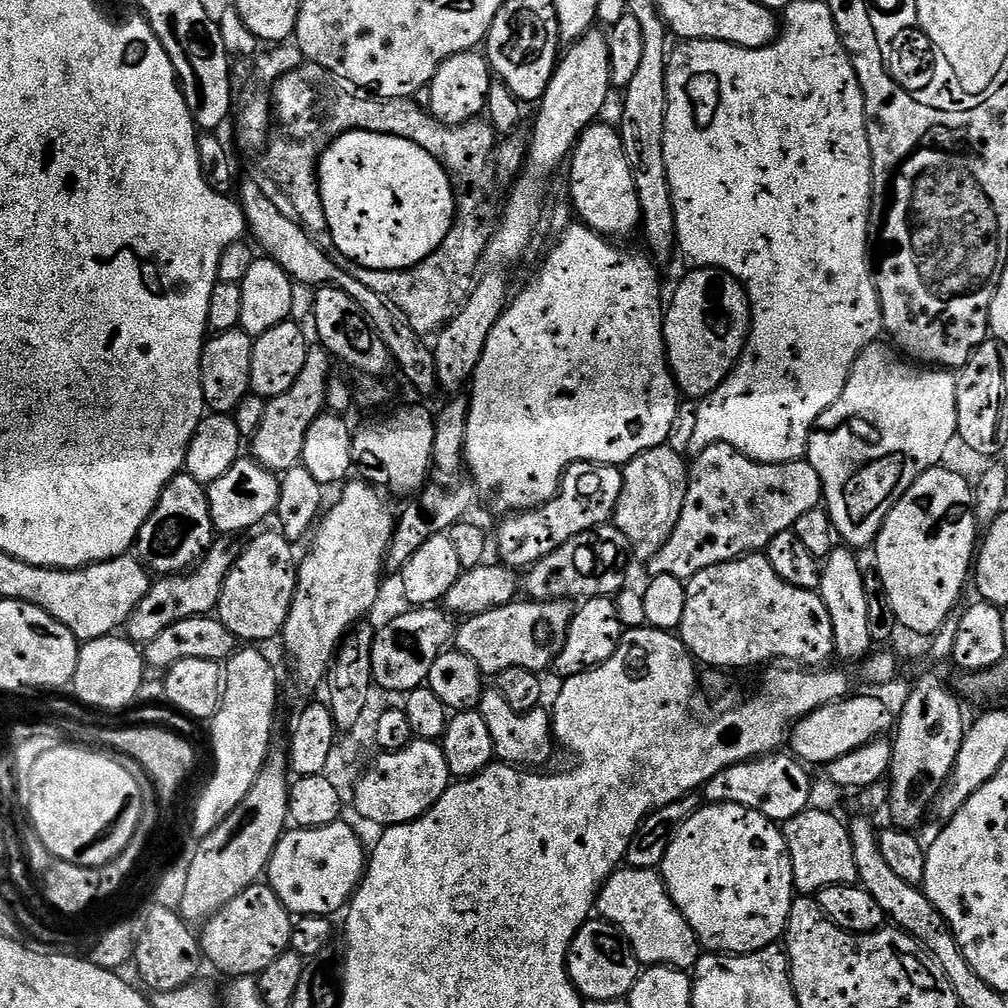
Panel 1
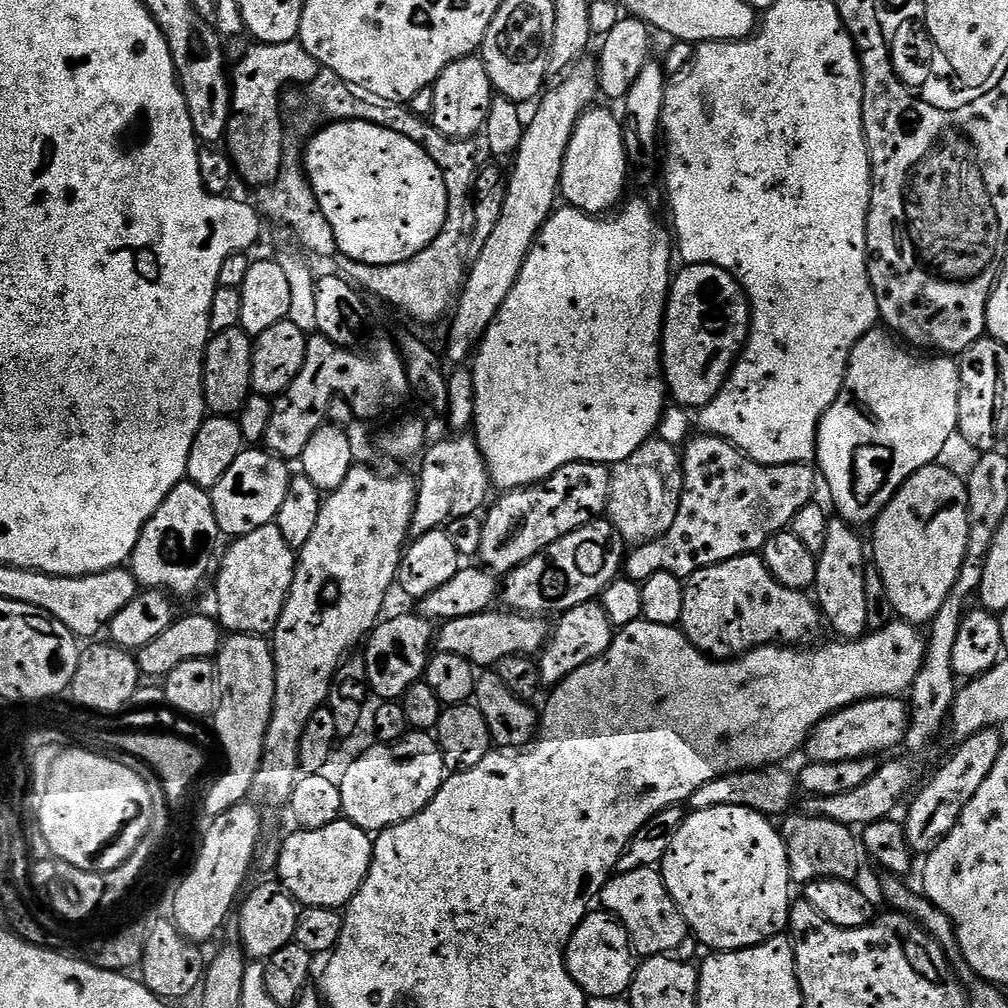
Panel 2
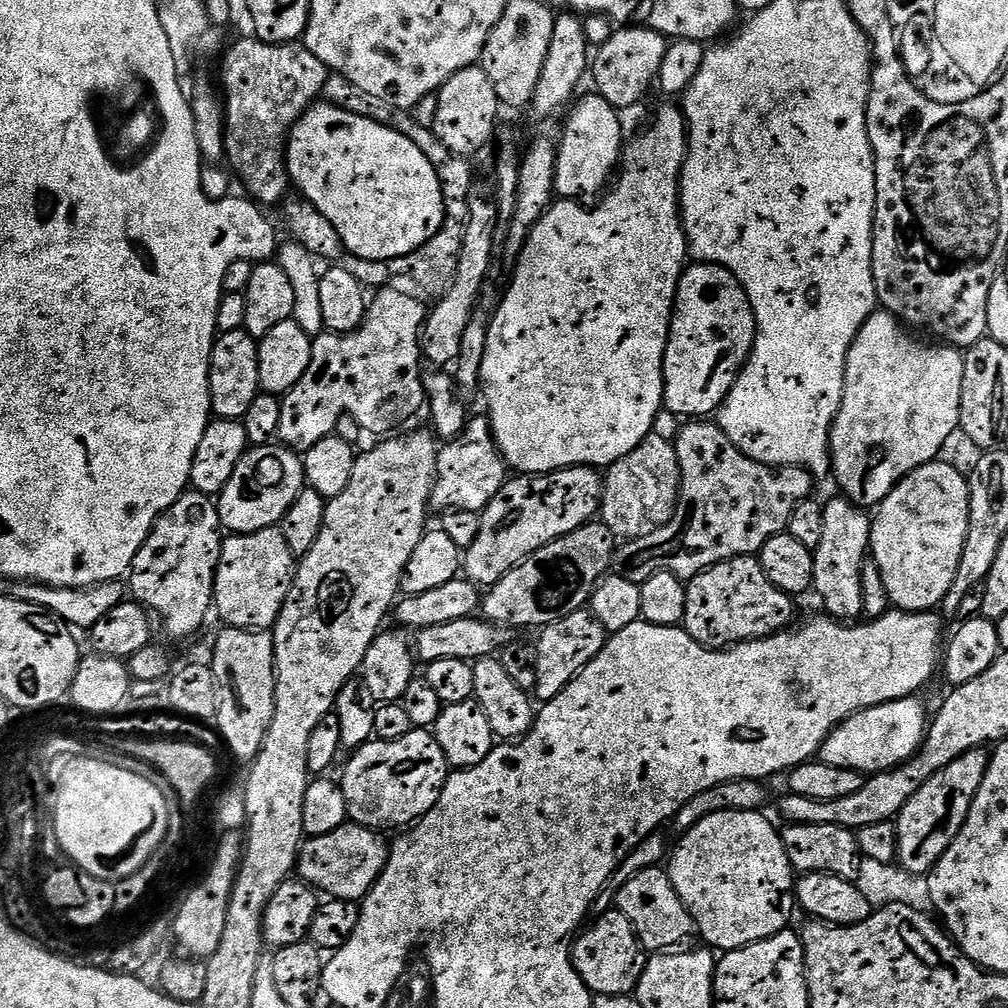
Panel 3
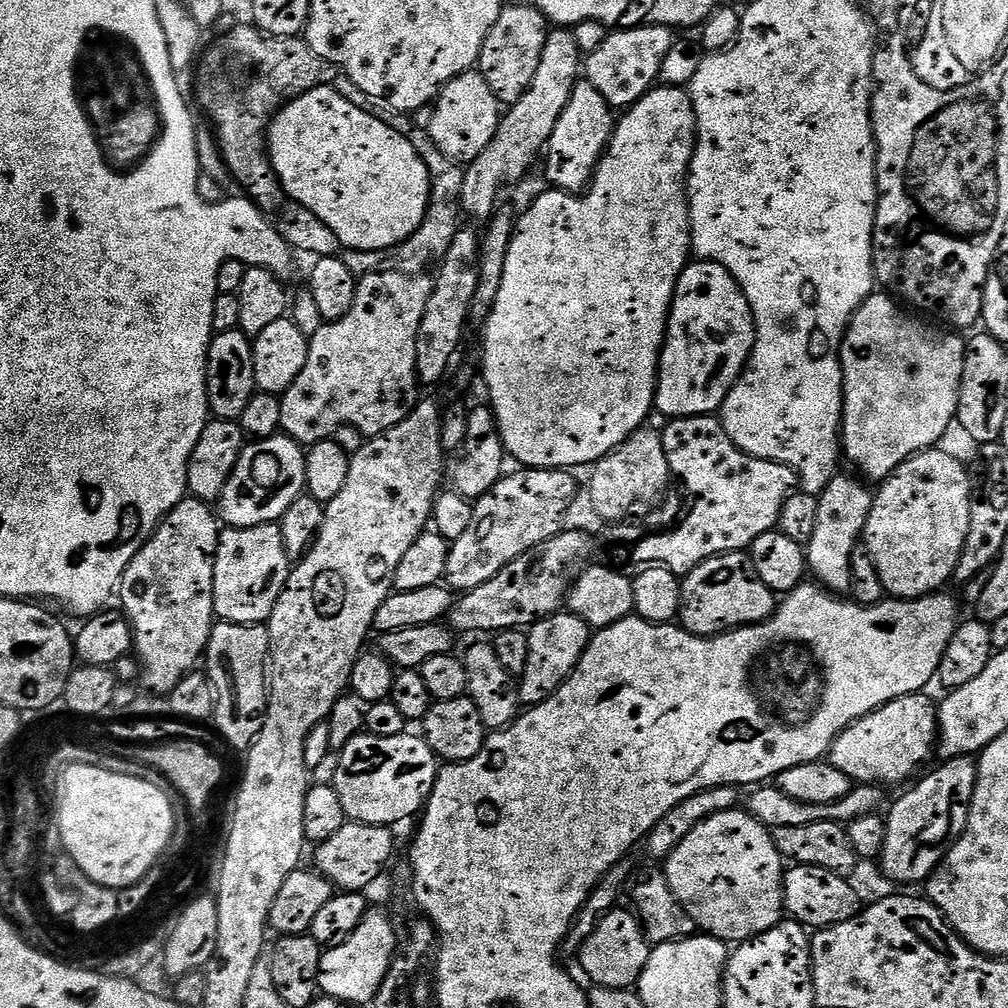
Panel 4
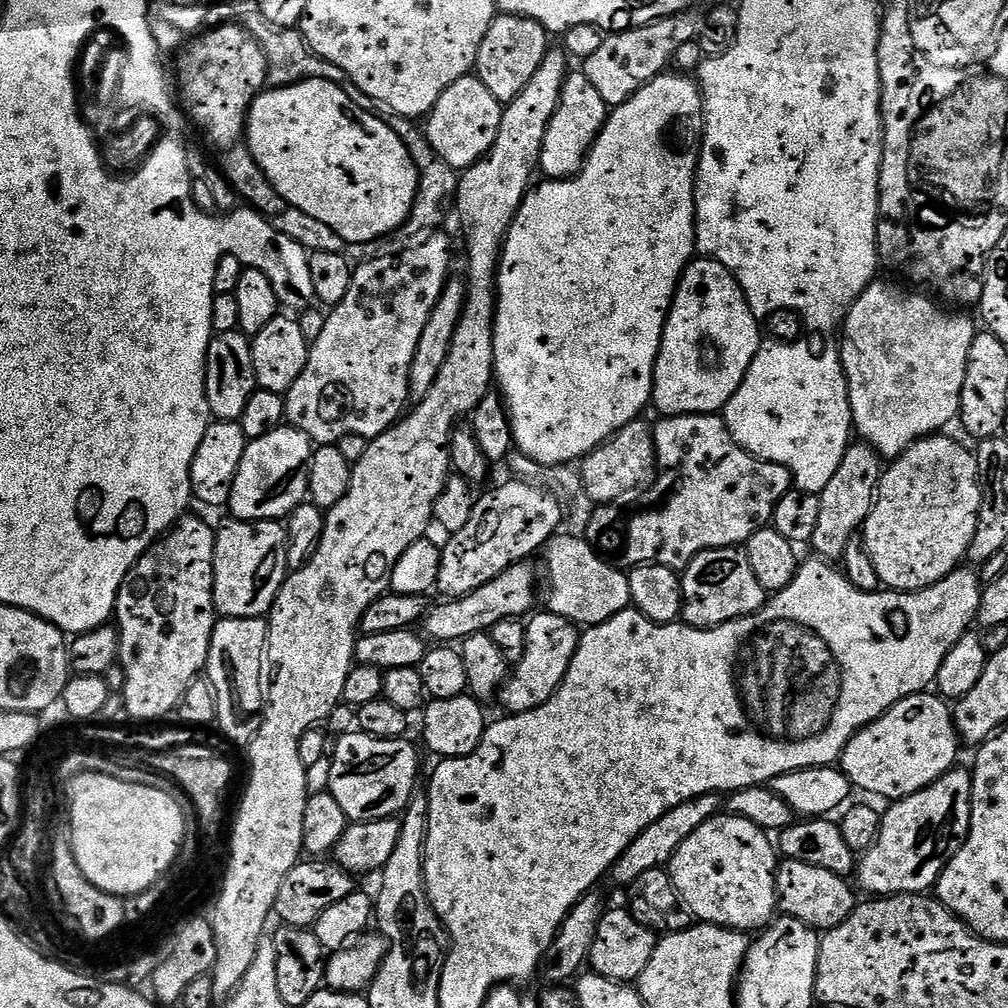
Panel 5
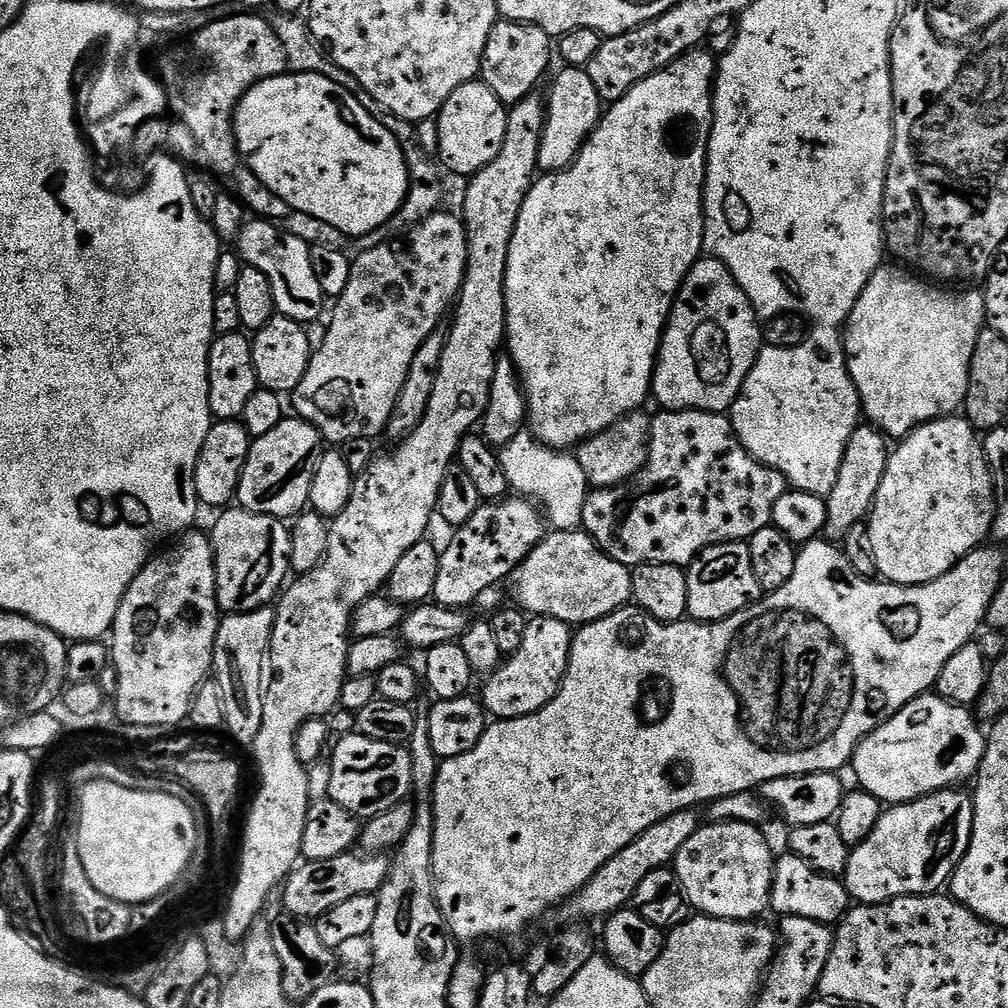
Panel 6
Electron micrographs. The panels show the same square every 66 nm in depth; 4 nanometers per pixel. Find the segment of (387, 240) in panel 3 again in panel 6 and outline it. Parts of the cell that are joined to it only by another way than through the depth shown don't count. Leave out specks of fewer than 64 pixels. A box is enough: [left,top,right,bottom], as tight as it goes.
[232,72,410,238]

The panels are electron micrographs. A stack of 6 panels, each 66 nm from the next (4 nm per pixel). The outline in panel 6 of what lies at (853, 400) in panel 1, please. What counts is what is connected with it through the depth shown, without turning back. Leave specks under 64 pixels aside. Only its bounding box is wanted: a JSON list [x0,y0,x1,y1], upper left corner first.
[842,267,986,438]

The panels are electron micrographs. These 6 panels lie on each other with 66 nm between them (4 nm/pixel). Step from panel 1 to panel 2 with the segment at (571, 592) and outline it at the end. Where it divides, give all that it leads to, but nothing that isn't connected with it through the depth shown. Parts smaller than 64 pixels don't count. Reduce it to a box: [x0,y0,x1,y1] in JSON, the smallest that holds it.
[502,518,626,617]

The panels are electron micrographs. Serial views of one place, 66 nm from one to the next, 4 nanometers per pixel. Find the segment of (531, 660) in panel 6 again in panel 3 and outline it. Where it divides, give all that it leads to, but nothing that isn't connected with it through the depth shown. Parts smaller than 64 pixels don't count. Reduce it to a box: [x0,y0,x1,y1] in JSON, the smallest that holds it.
[534,610,606,701]

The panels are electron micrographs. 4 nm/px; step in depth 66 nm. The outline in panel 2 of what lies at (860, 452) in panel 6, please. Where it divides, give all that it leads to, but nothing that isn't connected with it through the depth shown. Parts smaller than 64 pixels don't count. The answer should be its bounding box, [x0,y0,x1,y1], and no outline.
[814,518,869,640]

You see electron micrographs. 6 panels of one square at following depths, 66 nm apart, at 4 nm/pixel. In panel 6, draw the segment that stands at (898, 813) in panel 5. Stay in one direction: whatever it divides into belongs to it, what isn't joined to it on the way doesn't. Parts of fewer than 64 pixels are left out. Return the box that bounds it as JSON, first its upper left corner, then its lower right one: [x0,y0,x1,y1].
[843,786,974,905]

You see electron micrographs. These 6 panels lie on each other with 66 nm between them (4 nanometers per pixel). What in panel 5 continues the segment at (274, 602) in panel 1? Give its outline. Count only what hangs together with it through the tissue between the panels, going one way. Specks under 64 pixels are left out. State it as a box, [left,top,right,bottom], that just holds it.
[212,519,289,618]

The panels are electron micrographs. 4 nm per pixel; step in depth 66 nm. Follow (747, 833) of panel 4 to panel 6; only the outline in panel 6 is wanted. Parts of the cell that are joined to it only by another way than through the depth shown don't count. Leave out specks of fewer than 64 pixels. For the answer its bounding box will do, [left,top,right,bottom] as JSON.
[674,822,774,920]

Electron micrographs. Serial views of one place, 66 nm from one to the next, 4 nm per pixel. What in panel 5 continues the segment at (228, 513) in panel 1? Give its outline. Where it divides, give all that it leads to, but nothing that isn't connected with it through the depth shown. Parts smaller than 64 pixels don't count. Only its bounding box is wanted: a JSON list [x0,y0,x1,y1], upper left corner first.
[227,426,314,521]

